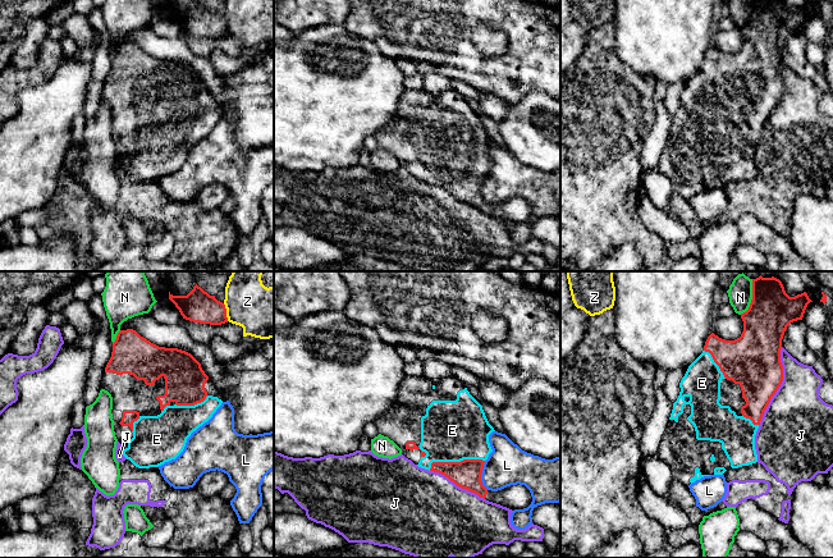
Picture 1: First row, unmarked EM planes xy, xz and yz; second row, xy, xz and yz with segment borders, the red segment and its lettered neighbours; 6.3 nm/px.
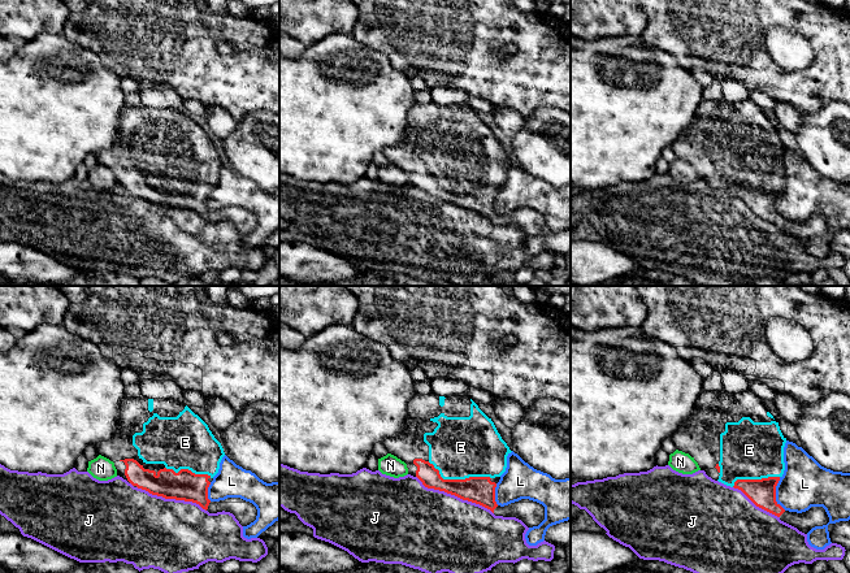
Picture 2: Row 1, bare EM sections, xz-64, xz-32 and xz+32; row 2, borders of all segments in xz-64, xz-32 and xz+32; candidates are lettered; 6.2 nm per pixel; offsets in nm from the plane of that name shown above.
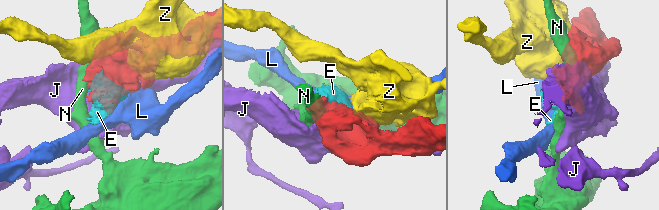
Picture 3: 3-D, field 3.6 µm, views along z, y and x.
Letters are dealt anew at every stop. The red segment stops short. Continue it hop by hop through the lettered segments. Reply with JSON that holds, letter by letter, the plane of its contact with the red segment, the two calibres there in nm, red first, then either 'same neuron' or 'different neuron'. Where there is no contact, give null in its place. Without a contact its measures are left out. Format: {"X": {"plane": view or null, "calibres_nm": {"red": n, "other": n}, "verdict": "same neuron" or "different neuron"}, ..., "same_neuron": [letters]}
{"E": {"plane": "xz", "calibres_nm": {"red": 180, "other": 380}, "verdict": "same neuron"}, "J": {"plane": "yz", "calibres_nm": {"red": 340, "other": 420}, "verdict": "different neuron"}, "L": {"plane": "xz", "calibres_nm": {"red": 180, "other": 260}, "verdict": "different neuron"}, "N": {"plane": "yz", "calibres_nm": {"red": 280, "other": 140}, "verdict": "different neuron"}, "Z": {"plane": "xy", "calibres_nm": {"red": 200, "other": 320}, "verdict": "different neuron"}, "same_neuron": ["E"]}

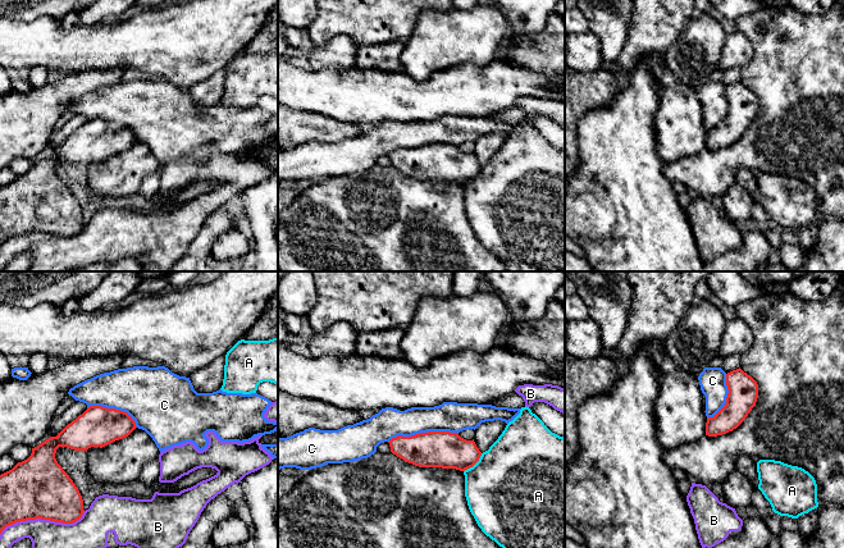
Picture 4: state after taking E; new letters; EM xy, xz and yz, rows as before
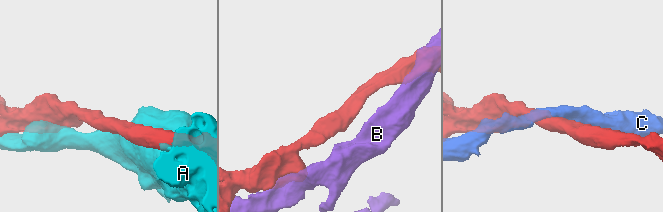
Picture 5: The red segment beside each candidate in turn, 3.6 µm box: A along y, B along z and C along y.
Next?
{"A": {"plane": "xz", "calibres_nm": {"red": 220, "other": 500}, "verdict": "different neuron"}, "B": {"plane": "xy", "calibres_nm": {"red": 380, "other": 280}, "verdict": "different neuron"}, "C": {"plane": "xz", "calibres_nm": {"red": 220, "other": 190}, "verdict": "different neuron"}, "same_neuron": []}

